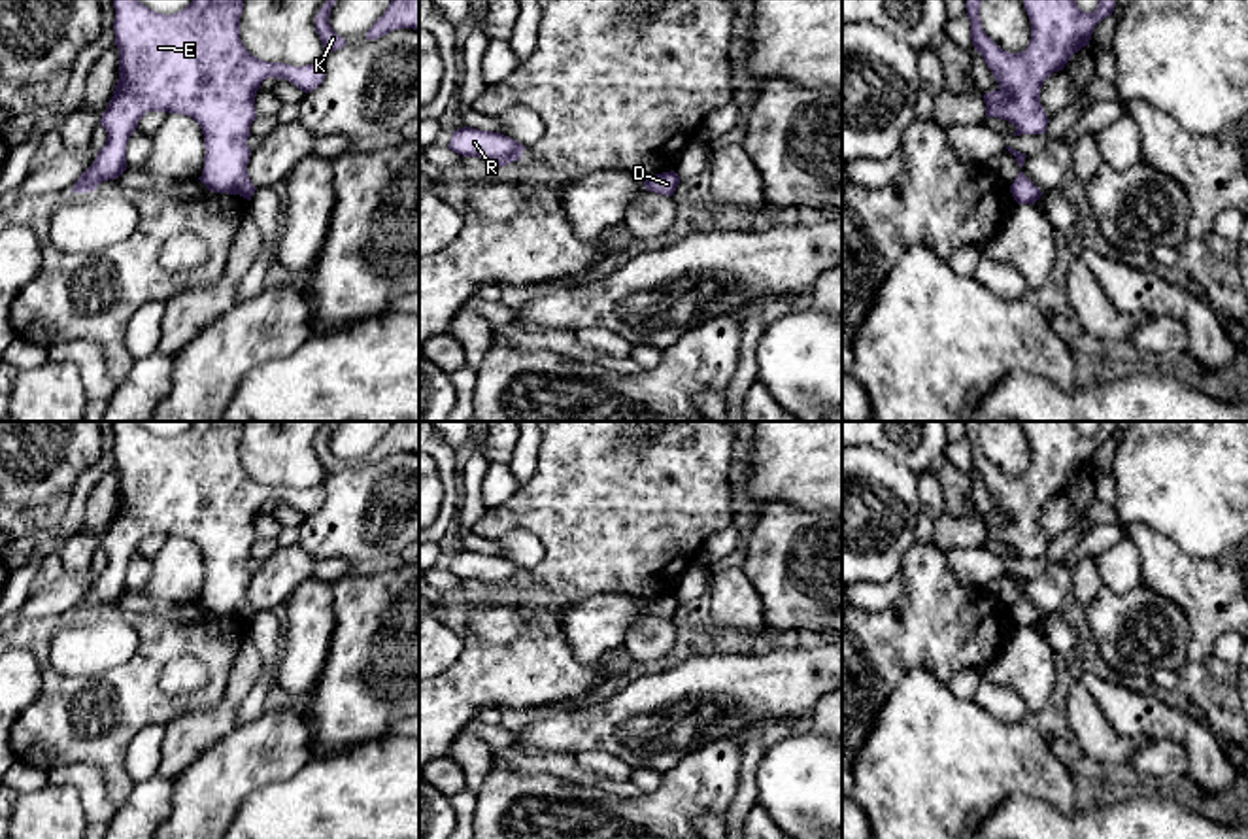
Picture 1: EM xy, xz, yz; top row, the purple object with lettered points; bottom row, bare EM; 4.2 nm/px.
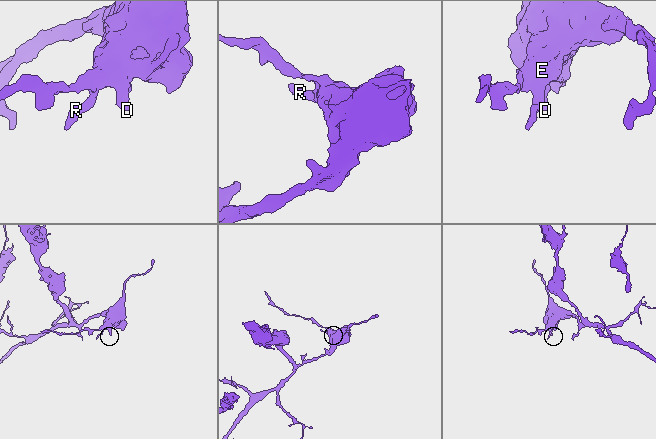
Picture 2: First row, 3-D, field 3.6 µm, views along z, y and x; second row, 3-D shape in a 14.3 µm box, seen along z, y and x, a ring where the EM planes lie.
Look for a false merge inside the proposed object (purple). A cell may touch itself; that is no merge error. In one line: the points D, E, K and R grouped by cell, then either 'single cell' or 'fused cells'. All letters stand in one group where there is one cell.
D E K R; single cell

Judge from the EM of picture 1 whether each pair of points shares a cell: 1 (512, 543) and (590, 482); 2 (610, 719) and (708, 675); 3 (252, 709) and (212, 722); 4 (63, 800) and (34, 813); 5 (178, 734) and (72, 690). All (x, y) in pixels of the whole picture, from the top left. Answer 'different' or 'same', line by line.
1: different
2: same
3: different
4: same
5: different

